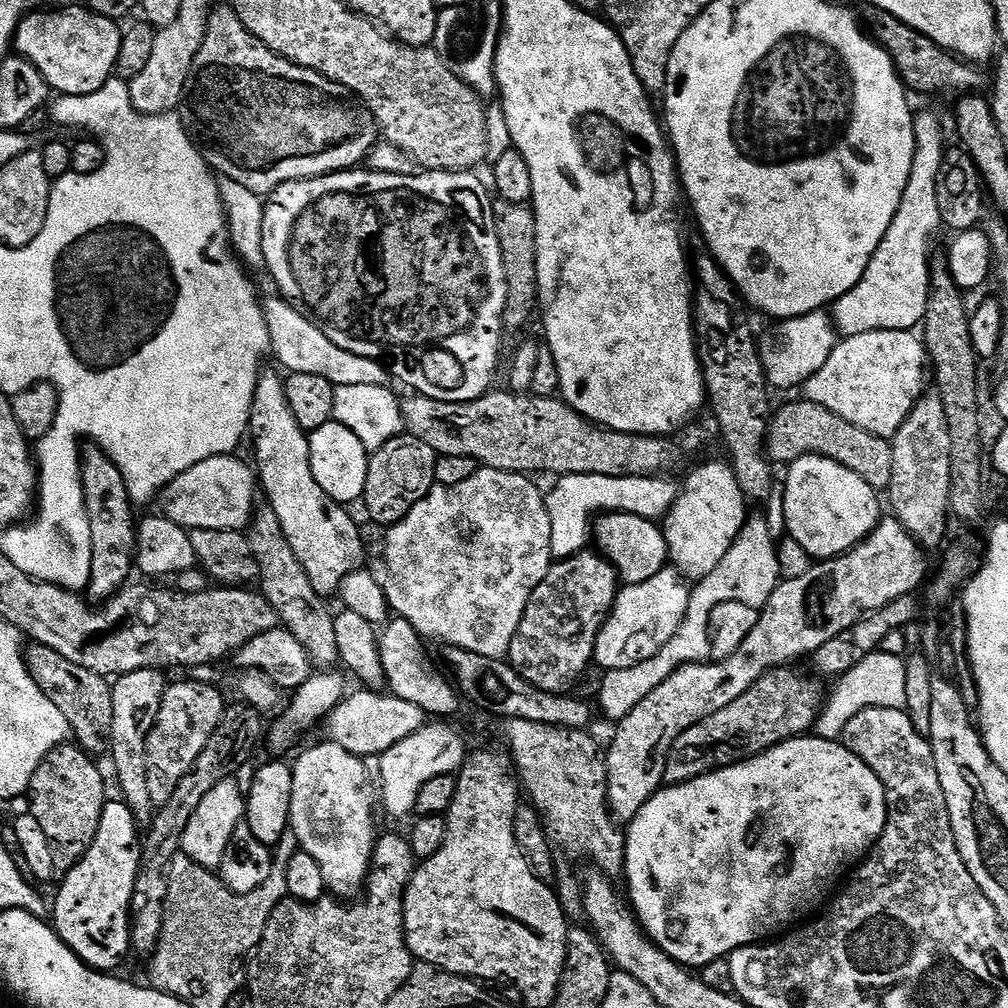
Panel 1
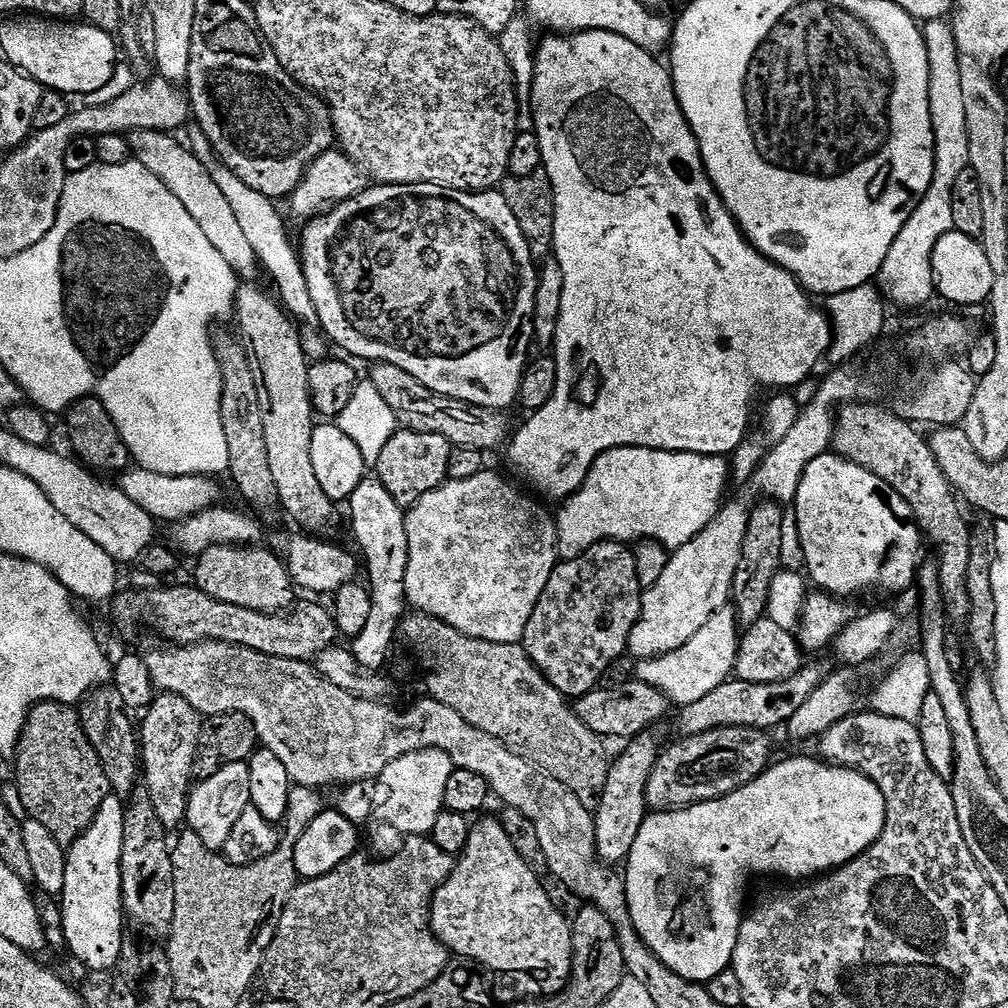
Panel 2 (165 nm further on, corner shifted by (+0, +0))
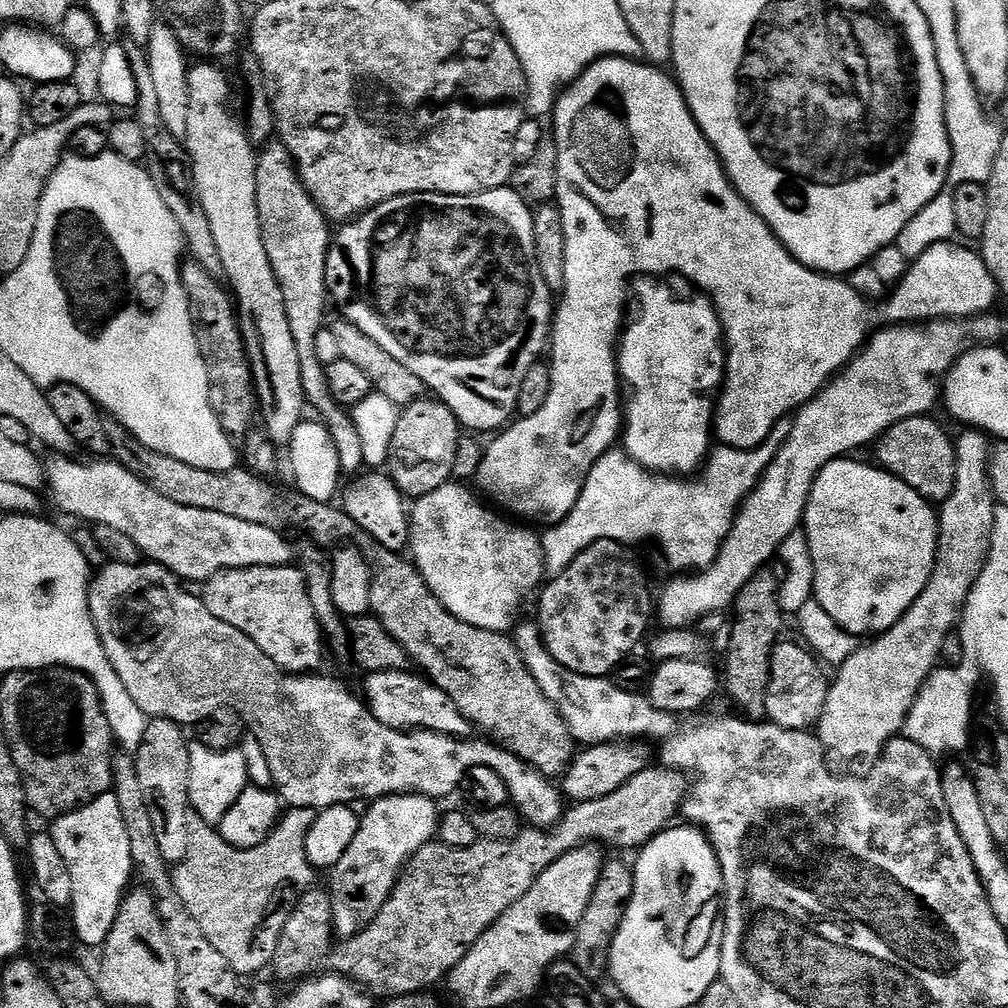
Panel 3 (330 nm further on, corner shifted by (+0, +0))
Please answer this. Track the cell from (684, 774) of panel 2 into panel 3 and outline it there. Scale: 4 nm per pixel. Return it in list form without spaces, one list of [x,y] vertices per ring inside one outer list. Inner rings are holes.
[[[649,766],[639,772],[626,786],[614,790],[614,794],[606,794],[606,798],[598,798],[594,802],[572,804],[564,813],[564,817],[547,830],[531,826],[525,827],[513,840],[479,840],[474,846],[466,846],[466,850],[454,850],[454,846],[446,846],[433,842],[422,846],[418,854],[414,854],[408,865],[400,873],[390,898],[382,906],[382,910],[356,936],[349,936],[339,941],[337,948],[332,948],[334,929],[332,926],[332,897],[319,886],[313,886],[301,897],[289,914],[289,920],[282,930],[276,953],[272,958],[271,967],[284,980],[303,981],[321,970],[345,976],[357,985],[363,986],[369,993],[377,997],[391,998],[394,996],[411,996],[418,992],[435,989],[435,984],[445,979],[449,972],[466,958],[470,946],[482,938],[482,934],[494,921],[558,858],[574,850],[599,842],[601,845],[613,844],[616,848],[633,848],[639,850],[654,839],[673,823],[672,820],[681,811],[689,791],[690,784],[685,773],[675,768]]]

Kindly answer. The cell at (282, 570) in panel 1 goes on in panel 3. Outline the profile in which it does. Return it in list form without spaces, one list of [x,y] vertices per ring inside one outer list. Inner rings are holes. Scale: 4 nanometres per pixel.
[[[188,262],[181,267],[180,281],[186,290],[186,298],[192,315],[192,325],[198,338],[198,346],[202,358],[206,362],[208,375],[208,401],[222,426],[222,430],[233,438],[247,437],[253,431],[252,424],[258,420],[258,401],[256,399],[256,386],[252,378],[252,363],[248,361],[248,351],[244,345],[244,335],[240,333],[238,309],[230,295],[229,289],[221,281],[215,280],[201,264]]]

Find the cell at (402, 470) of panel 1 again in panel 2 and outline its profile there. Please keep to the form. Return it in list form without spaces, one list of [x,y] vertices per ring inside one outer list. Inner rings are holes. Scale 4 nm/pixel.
[[[398,430],[390,442],[382,446],[382,454],[374,465],[374,472],[394,502],[407,510],[448,480],[448,463],[452,450],[452,445],[446,438],[442,438],[442,434]]]

